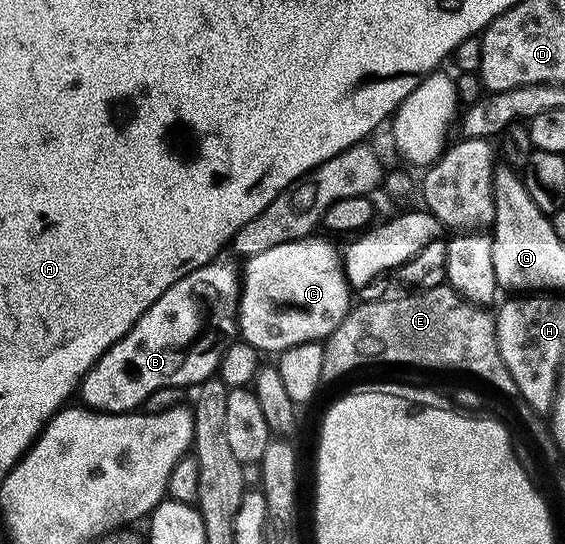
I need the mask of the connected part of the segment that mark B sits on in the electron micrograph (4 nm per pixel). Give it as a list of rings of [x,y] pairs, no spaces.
[[[213,261],[186,273],[158,301],[138,317],[136,324],[102,357],[96,359],[84,378],[80,380],[78,399],[85,408],[110,415],[122,415],[143,408],[152,393],[163,387],[178,386],[195,388],[204,380],[213,378],[219,372],[220,362],[231,343],[238,339],[238,316],[240,314],[240,280],[242,271],[232,263]]]

